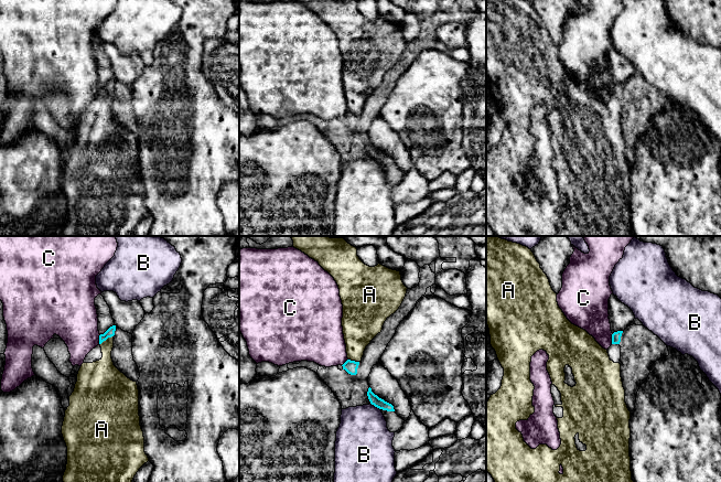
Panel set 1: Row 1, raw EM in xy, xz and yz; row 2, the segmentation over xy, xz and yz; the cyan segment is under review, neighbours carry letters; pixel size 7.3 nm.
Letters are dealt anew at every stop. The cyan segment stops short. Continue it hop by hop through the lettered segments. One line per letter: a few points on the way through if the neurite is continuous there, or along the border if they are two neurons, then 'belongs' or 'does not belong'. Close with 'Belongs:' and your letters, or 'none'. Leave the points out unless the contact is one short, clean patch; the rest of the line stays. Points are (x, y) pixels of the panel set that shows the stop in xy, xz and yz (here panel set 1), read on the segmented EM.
A: runs through xy (110, 332), (106, 339), (106, 365), (103, 373); belongs
B: does not belong
C: border along yz (613, 333), (611, 343); does not belong
Belongs: A

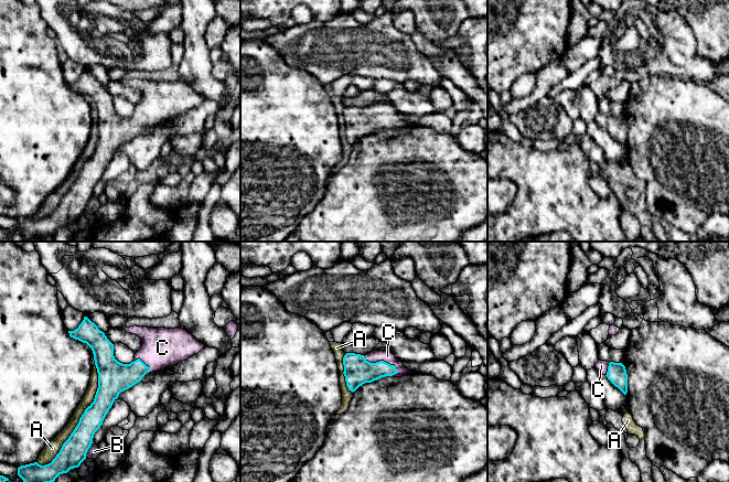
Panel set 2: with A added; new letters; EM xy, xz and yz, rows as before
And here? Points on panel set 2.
A: does not belong
B: does not belong
C: runs through xz (357, 371), (372, 367), (383, 361), (374, 356); belongs
Belongs: C

